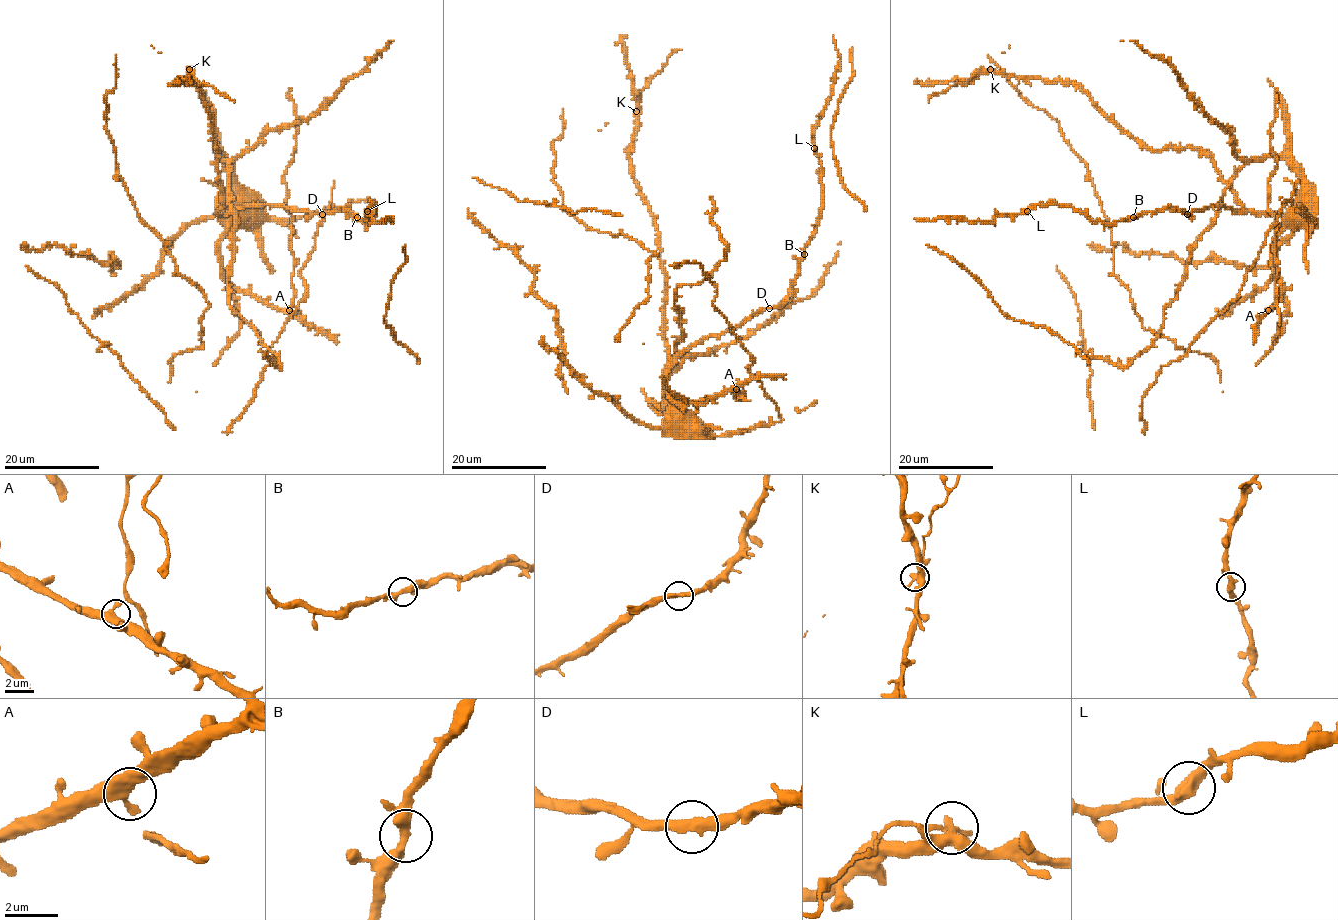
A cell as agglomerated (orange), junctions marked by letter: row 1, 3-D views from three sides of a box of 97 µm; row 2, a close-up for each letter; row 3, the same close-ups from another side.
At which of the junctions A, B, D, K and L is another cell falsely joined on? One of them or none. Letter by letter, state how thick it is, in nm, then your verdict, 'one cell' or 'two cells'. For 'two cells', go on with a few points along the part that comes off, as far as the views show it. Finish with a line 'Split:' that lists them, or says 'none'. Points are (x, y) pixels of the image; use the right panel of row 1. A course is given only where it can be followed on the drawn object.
A: 480 nm thick; one cell
B: 360 nm thick; one cell
D: 360 nm thick; one cell
K: 400 nm thick; two cells; foreign part runs (991, 68), (980, 68), (967, 83), (956, 83), (942, 93), (934, 93), (928, 103)
L: 400 nm thick; one cell
Split: K

